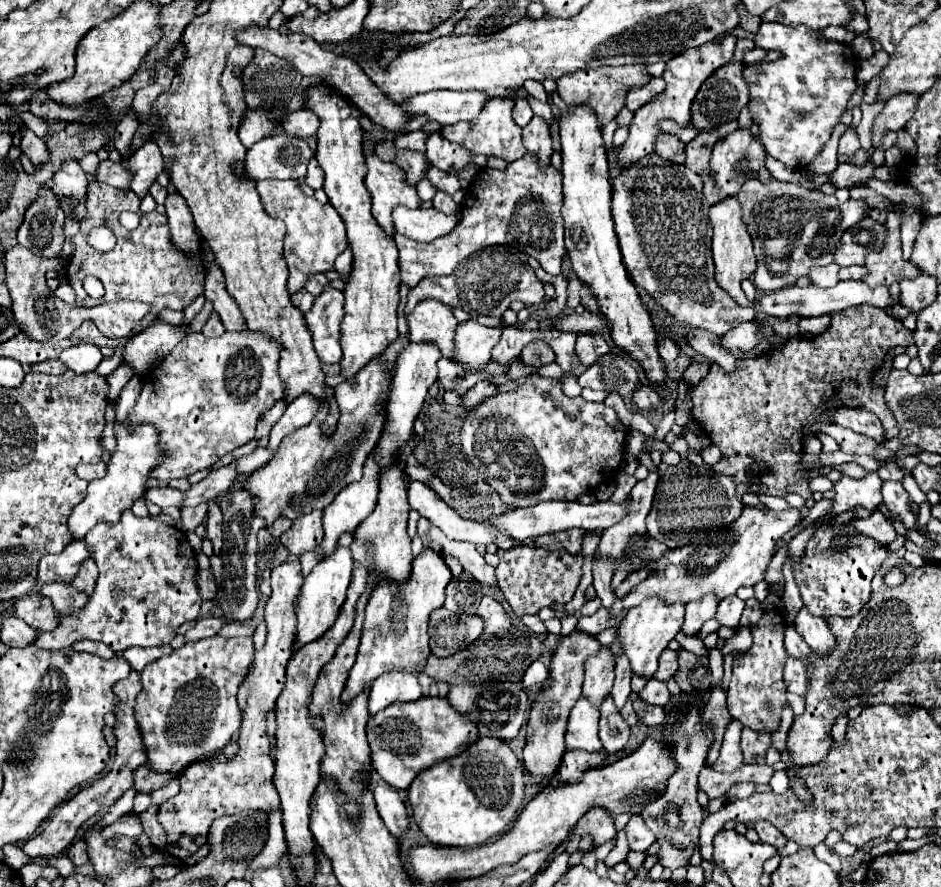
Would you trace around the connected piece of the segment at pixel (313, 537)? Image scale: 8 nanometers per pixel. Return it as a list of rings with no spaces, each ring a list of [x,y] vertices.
[[[309,512],[301,518],[293,520],[293,526],[281,534],[281,544],[291,554],[303,554],[305,550],[313,550],[317,542],[321,542],[321,512]]]

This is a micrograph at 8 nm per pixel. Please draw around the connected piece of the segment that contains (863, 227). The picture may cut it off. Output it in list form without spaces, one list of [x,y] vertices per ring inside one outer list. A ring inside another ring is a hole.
[[[863,218],[857,222],[857,226],[851,226],[845,232],[845,238],[841,238],[841,246],[837,246],[835,262],[839,266],[853,266],[865,264],[865,258],[871,252],[879,252],[885,244],[889,228],[881,222],[875,222],[871,218]]]

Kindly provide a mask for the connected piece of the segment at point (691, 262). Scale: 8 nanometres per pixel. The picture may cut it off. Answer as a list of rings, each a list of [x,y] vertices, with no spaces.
[[[659,154],[645,156],[627,170],[619,170],[613,180],[611,214],[615,222],[615,234],[619,238],[623,264],[635,286],[643,288],[673,320],[687,326],[705,328],[717,336],[723,336],[731,326],[753,320],[755,310],[739,306],[715,280],[715,266],[711,256],[713,228],[709,222],[709,204],[703,194],[703,180],[691,172],[685,164],[665,162]]]

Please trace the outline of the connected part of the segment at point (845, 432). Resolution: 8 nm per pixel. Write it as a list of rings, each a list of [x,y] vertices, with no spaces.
[[[815,422],[807,424],[805,428],[813,432],[823,432],[833,437],[840,449],[848,454],[875,455],[881,447],[873,438],[853,432],[836,424]]]

